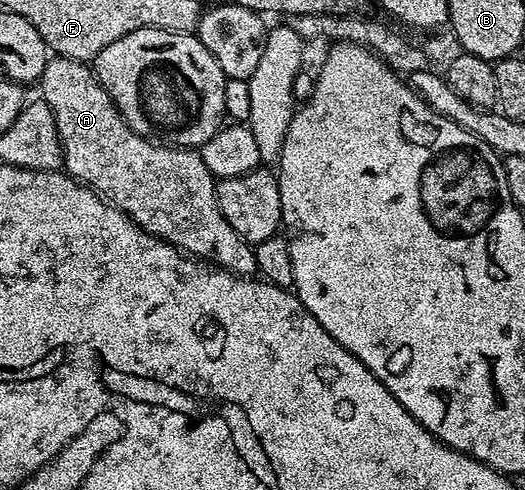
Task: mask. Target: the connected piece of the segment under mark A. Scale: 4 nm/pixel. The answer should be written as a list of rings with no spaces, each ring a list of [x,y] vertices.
[[[53,55],[48,61],[46,70],[42,70],[38,81],[38,89],[39,88],[39,95],[50,106],[50,110],[54,114],[54,122],[58,126],[58,138],[64,151],[63,171],[67,172],[69,176],[74,177],[75,180],[80,181],[81,184],[91,188],[93,192],[97,192],[99,196],[103,196],[105,201],[111,204],[113,208],[117,208],[120,212],[126,213],[143,232],[148,232],[151,236],[157,236],[159,240],[165,240],[166,243],[174,245],[178,251],[195,258],[197,261],[214,264],[217,268],[224,268],[227,272],[231,272],[233,276],[251,277],[253,273],[256,272],[256,253],[253,245],[246,243],[234,230],[234,226],[230,226],[230,222],[226,222],[226,218],[218,206],[218,198],[216,197],[218,180],[212,175],[212,172],[206,168],[206,164],[203,158],[200,157],[199,151],[190,148],[169,146],[147,136],[139,136],[137,132],[130,130],[130,126],[124,121],[122,114],[116,108],[116,103],[108,97],[106,90],[98,82],[95,71],[93,71],[85,61],[71,60],[65,56]]]

